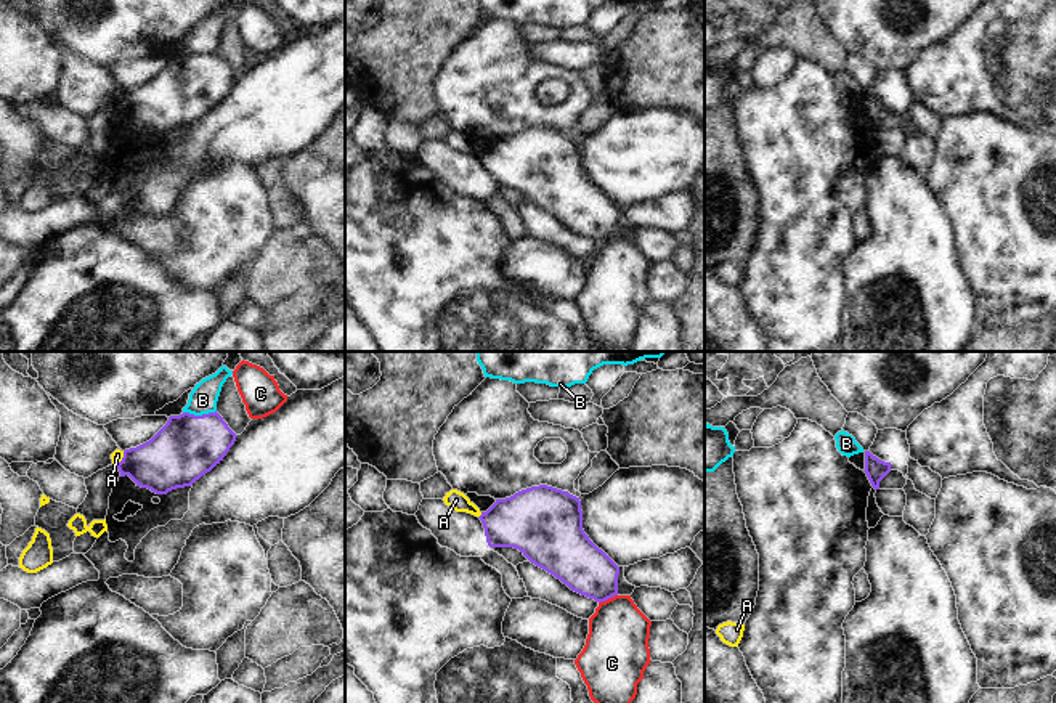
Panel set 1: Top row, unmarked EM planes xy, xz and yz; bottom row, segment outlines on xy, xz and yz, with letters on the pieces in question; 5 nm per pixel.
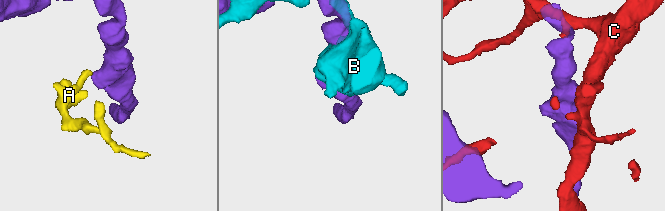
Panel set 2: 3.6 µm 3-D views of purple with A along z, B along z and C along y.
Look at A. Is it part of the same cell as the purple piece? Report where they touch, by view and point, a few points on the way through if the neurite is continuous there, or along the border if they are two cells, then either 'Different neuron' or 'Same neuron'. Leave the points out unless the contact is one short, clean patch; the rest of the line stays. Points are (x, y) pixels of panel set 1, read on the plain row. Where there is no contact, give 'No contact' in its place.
Touches purple at xz (480, 156). Boundary: xz (482, 153), (479, 158). Different neuron.

